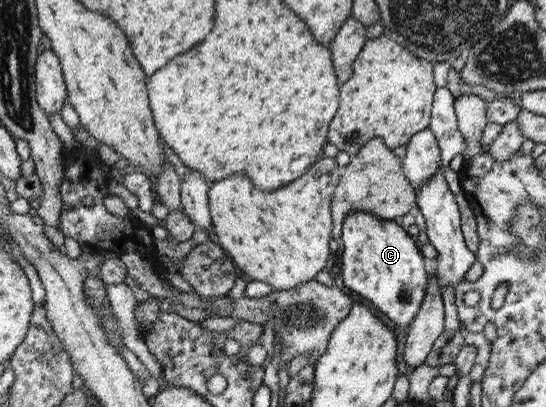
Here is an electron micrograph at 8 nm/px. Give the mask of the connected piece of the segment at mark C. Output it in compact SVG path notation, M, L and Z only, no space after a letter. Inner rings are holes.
M348 212L342 221L341 240L344 248L340 262L343 285L368 300L380 314L384 314L396 326L409 326L421 305L429 268L412 237L393 220L382 220L368 212Z

